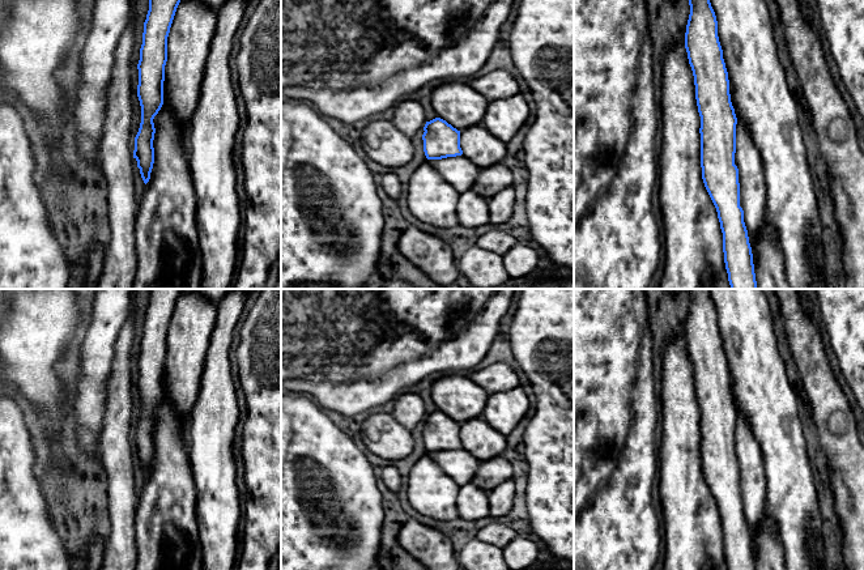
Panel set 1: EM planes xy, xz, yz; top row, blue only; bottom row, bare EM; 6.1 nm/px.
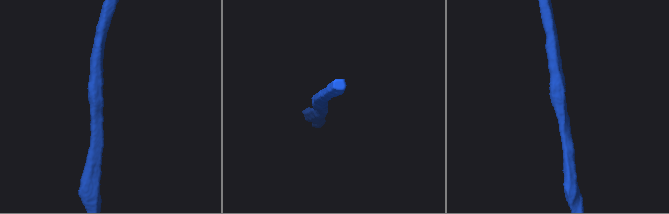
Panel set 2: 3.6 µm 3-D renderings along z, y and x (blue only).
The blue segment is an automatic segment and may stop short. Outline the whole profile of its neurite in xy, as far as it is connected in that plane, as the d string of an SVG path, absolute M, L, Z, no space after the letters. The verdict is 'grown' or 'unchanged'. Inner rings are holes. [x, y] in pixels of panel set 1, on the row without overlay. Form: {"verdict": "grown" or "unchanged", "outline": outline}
{"verdict": "unchanged", "outline": "M149 289L149 303L144 315L140 341L137 390L141 399L141 416L135 430L133 451L146 477L154 456L153 412L163 397L167 329L180 295L180 289Z"}

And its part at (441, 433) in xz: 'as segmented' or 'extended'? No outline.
as segmented

